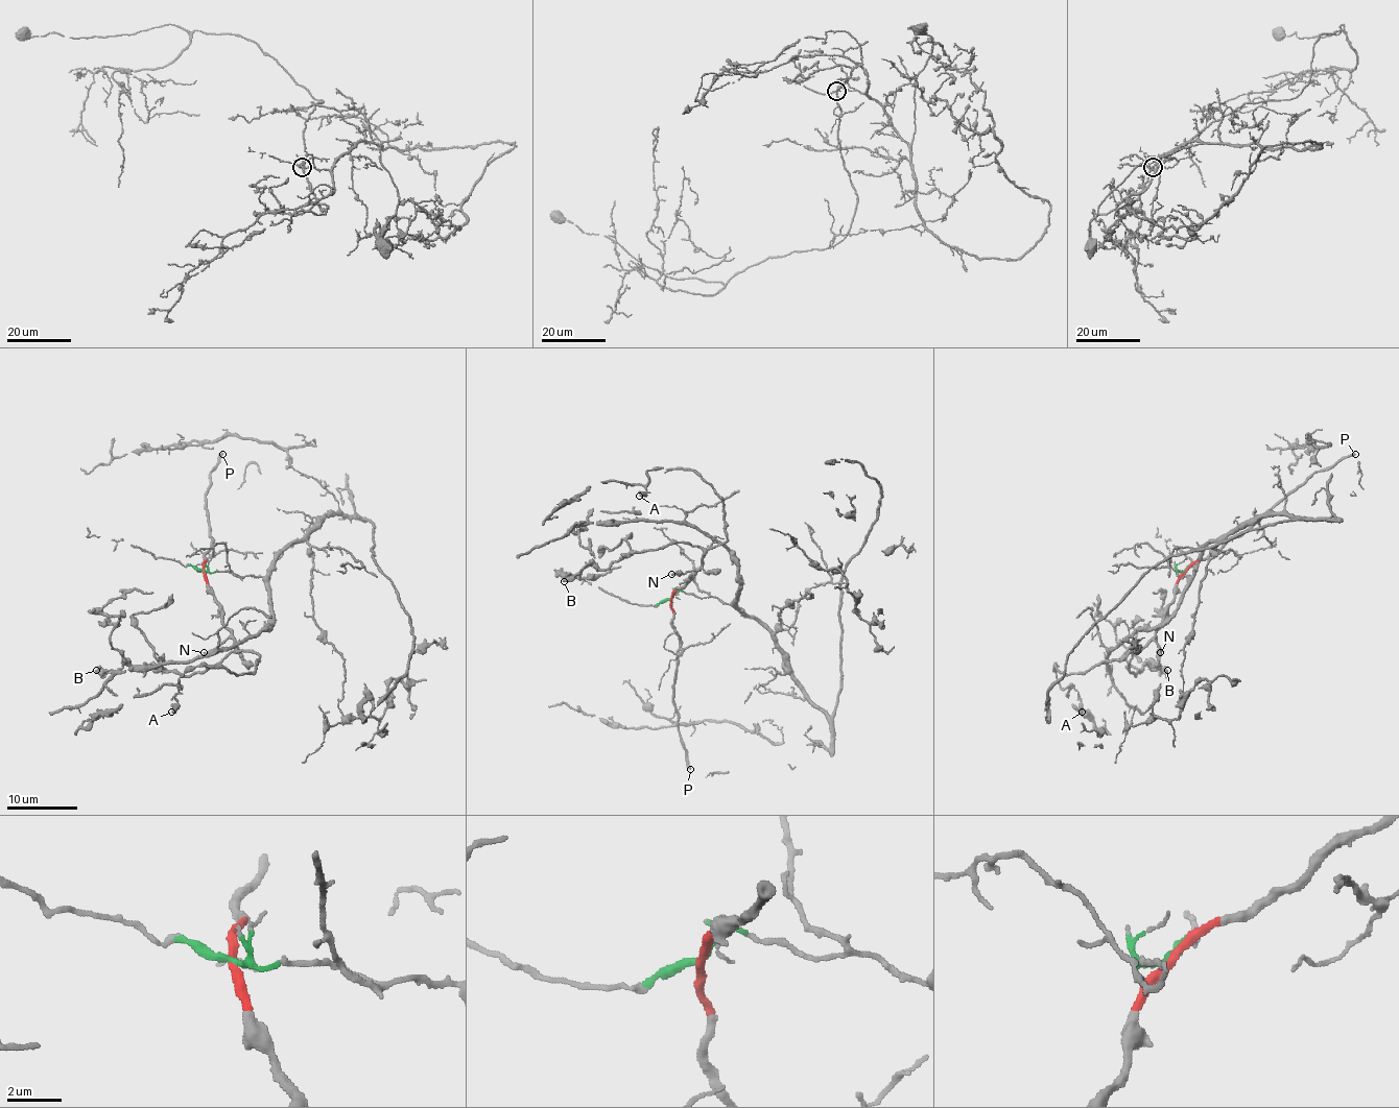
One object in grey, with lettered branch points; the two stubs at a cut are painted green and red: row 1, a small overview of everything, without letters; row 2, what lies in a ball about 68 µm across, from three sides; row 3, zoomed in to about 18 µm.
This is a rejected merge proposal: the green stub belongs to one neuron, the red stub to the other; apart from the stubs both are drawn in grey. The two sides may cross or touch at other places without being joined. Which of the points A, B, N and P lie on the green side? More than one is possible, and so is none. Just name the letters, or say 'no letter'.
no letter

